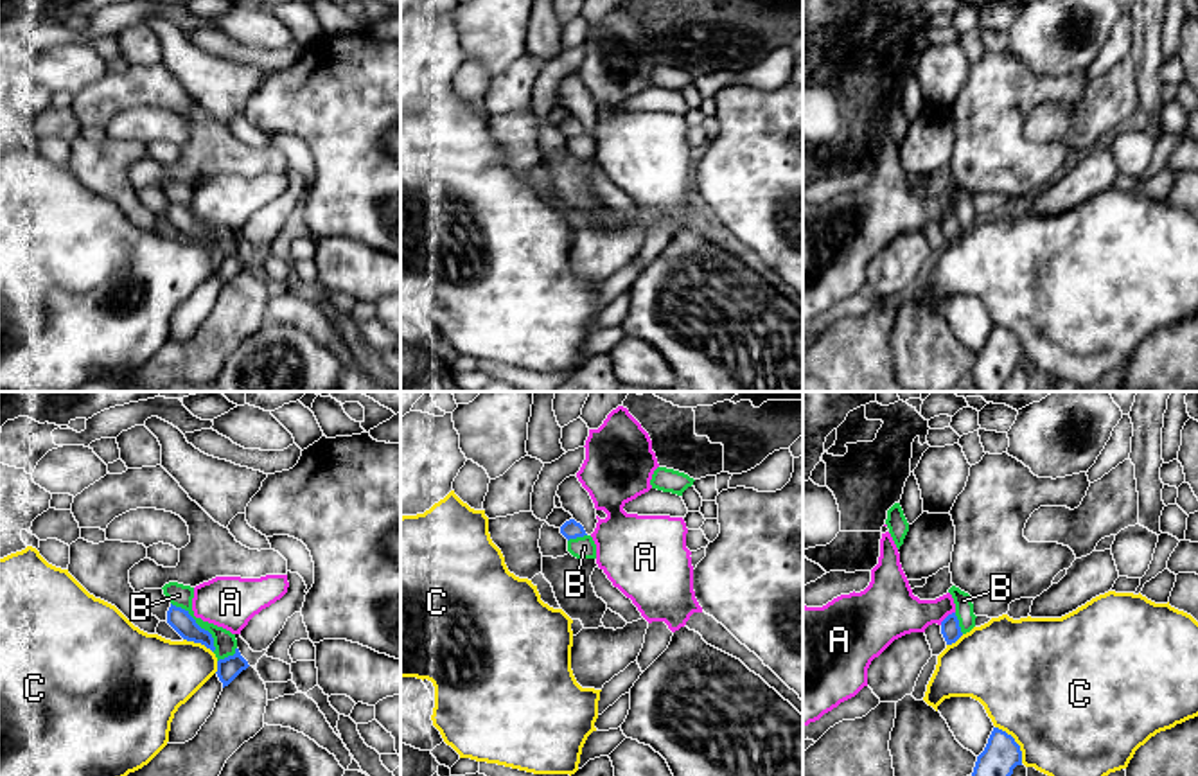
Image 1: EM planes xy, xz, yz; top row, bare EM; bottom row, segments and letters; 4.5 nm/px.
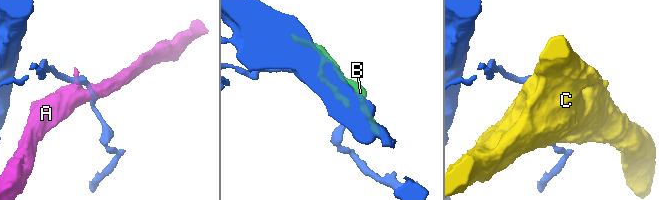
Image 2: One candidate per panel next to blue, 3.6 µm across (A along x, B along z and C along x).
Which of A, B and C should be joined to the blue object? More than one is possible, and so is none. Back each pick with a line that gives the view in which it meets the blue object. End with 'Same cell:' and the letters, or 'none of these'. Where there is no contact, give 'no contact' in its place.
Same cell: none of these

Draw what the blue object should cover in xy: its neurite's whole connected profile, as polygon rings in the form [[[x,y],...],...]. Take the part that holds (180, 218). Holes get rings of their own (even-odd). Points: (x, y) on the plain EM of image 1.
[[[171,201],[167,208],[167,221],[187,239],[201,241],[212,250],[214,235],[208,228],[201,226],[196,217],[189,212],[189,208],[176,205]]]

